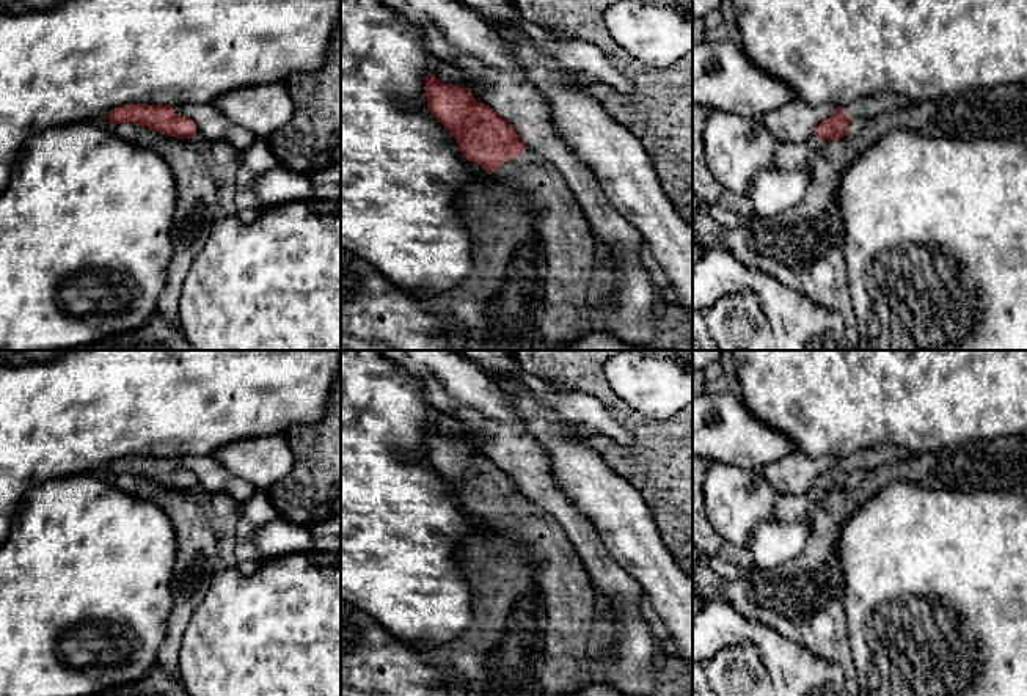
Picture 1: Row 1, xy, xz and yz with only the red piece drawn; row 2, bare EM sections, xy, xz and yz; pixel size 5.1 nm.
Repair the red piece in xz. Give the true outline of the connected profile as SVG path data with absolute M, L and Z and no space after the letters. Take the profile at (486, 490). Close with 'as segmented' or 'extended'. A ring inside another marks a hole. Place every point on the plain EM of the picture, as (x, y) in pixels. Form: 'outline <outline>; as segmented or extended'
outline M432 426L424 430L427 460L452 485L460 504L481 517L487 526L526 542L542 561L535 572L535 584L545 600L546 632L539 696L572 696L592 685L587 641L598 628L600 600L565 531L550 512L529 501L506 471L484 454L477 454L470 441L441 435Z; extended

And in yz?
outline M894 443L873 445L865 449L859 449L839 462L828 471L824 471L815 482L818 492L832 493L846 487L848 476L853 470L862 470L865 473L895 460L908 457L908 451Z; extended

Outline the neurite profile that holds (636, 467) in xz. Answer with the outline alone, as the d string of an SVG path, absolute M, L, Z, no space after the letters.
M509 350L520 366L564 391L586 393L598 399L606 410L633 437L630 445L620 445L603 435L594 435L589 445L606 465L634 485L650 507L661 542L677 566L693 578L693 408L686 407L677 416L652 419L634 412L609 386L605 377L606 361L623 350Z

